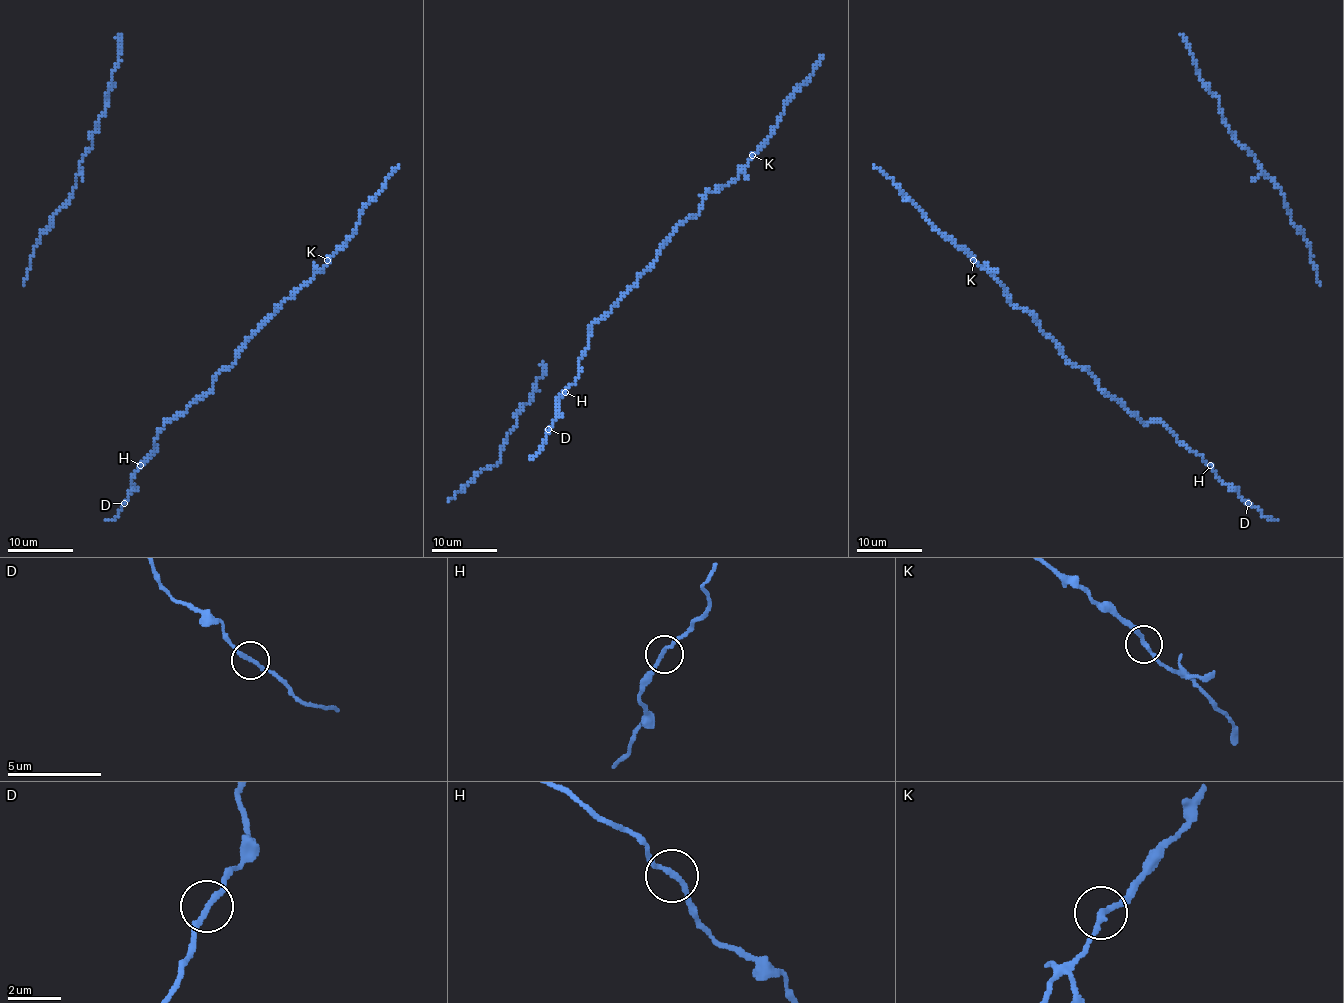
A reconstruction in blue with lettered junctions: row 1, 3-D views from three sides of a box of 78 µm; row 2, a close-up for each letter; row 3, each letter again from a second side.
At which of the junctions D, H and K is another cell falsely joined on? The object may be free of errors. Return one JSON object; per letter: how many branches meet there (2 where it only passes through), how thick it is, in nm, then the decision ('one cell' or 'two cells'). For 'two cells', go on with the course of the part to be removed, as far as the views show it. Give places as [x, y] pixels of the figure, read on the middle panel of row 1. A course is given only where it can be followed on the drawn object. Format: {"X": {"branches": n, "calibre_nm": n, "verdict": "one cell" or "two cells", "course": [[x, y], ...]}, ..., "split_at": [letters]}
{"D": {"branches": 2, "calibre_nm": 200, "verdict": "one cell"}, "H": {"branches": 2, "calibre_nm": 180, "verdict": "one cell"}, "K": {"branches": 2, "calibre_nm": 200, "verdict": "one cell"}, "split_at": []}

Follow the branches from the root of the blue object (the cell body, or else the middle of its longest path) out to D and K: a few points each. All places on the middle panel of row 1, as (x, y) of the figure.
D: (563, 392), (557, 401), (558, 416), (548, 429)
K: (563, 392), (579, 372), (589, 328), (654, 263), (676, 229), (700, 211), (703, 196), (729, 185), (752, 155)

